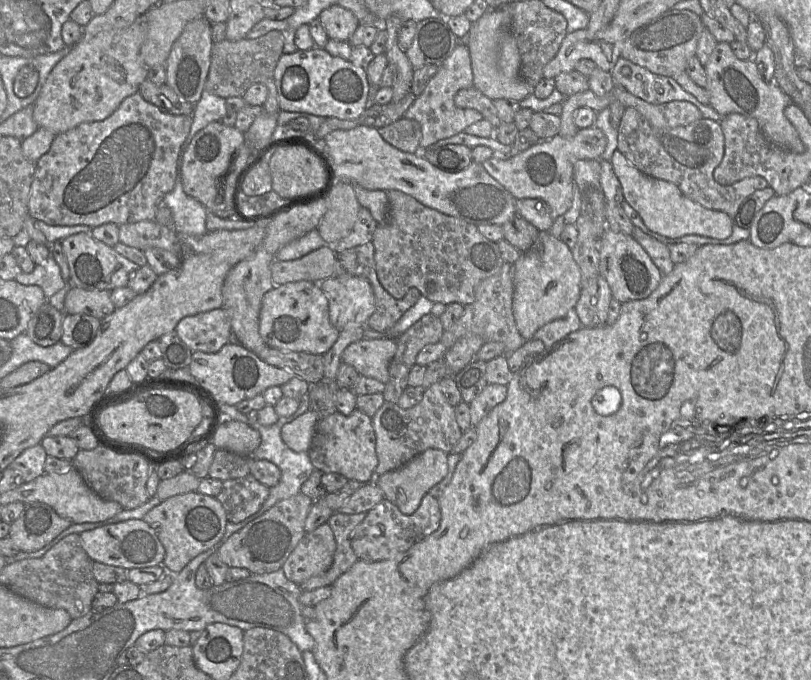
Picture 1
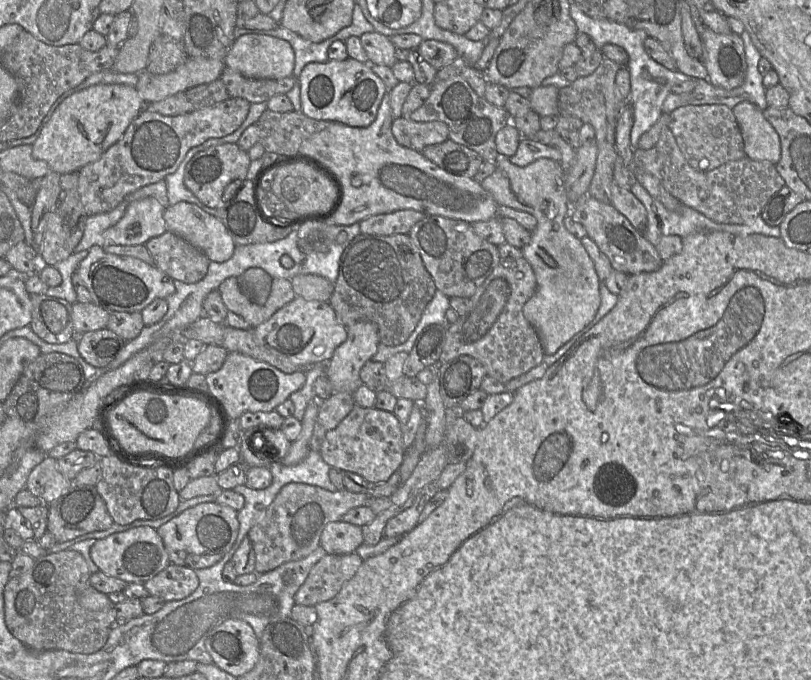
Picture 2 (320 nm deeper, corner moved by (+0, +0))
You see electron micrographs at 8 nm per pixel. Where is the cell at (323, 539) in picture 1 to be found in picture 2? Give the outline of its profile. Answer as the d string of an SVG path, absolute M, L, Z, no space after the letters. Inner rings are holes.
M356 553L323 556L310 570L305 582L295 594L295 603L315 606L335 597L362 565Z

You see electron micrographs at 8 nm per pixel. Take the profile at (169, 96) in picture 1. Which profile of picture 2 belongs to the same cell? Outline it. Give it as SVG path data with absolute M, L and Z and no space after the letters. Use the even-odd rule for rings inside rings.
M161 33L150 48L145 70L155 75L166 74L185 63L187 59L183 41L174 40Z

